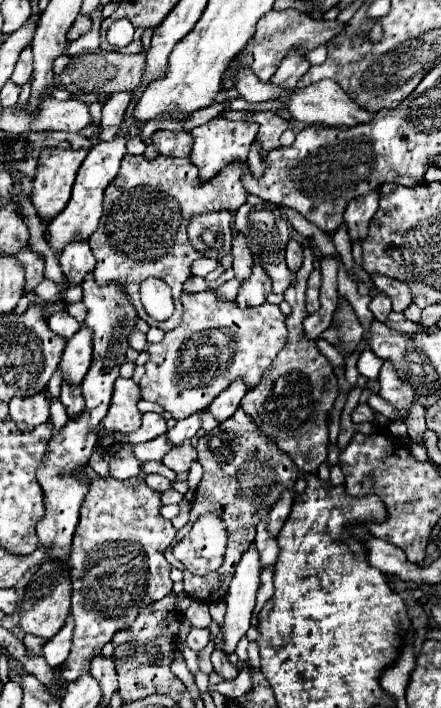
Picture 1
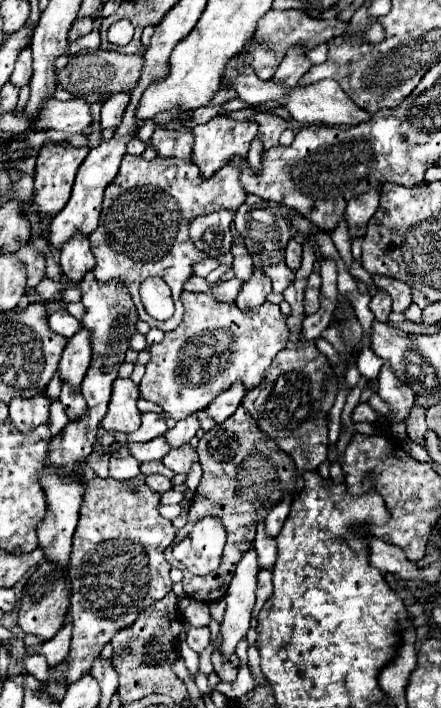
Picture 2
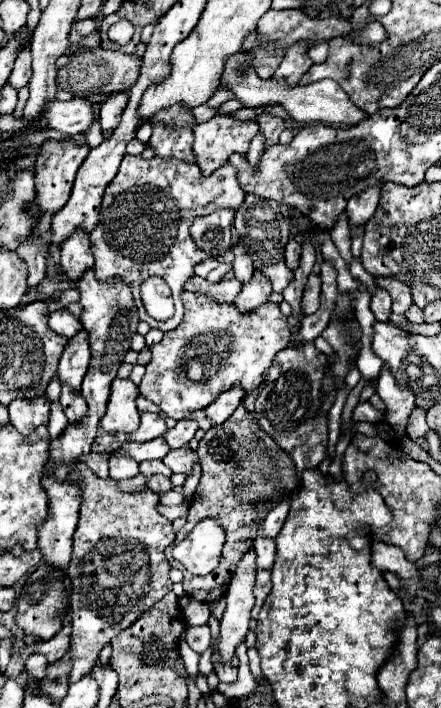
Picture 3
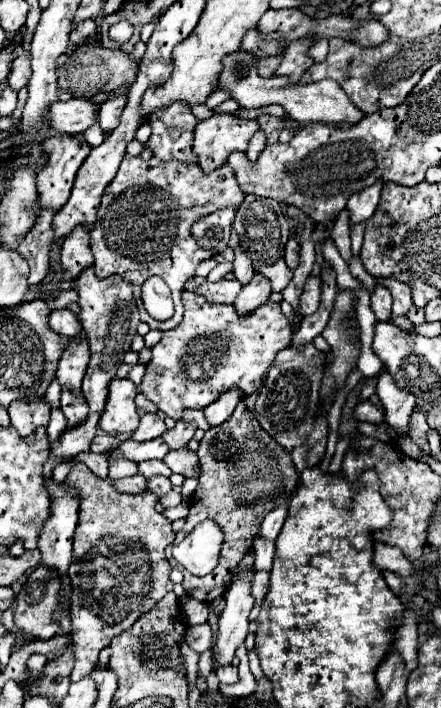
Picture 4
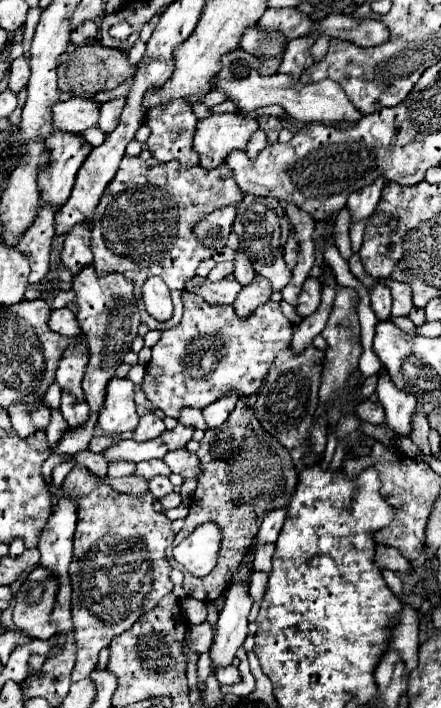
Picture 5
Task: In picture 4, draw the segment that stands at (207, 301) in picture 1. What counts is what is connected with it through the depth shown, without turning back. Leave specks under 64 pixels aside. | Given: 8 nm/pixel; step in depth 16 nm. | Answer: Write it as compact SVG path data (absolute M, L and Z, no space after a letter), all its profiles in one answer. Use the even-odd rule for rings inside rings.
M184 292L182 302L184 302L182 322L176 328L162 332L162 340L150 348L152 360L146 364L146 374L140 384L144 396L174 420L182 416L184 408L202 410L208 404L216 402L224 392L240 390L244 396L256 392L262 386L276 354L288 348L292 340L292 326L288 318L282 314L280 304L276 302L266 302L264 306L256 308L256 312L252 312L250 316L238 316L234 306L210 304L206 302L206 298L194 292Z

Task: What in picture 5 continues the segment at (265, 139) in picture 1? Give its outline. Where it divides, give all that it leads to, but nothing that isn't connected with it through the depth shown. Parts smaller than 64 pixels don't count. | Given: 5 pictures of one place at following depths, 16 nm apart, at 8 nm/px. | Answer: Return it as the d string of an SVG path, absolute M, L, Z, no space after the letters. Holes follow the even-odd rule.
M260 116L260 118L258 118L258 124L260 124L260 128L266 132L266 136L268 136L268 144L272 144L272 142L278 140L278 134L280 134L280 130L282 130L280 118Z

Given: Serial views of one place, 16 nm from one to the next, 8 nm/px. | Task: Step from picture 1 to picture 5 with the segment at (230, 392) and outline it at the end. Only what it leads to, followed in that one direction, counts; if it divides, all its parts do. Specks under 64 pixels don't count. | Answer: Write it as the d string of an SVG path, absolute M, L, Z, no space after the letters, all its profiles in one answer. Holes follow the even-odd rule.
M226 394L220 400L216 400L214 404L206 406L202 410L202 414L204 414L204 420L206 420L208 428L218 428L220 424L224 424L230 410L234 410L234 406L236 406L236 400L238 400L236 394Z

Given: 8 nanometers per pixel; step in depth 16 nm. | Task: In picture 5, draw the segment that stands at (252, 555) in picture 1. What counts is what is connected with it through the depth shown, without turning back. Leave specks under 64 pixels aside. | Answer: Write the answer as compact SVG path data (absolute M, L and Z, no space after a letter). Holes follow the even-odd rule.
M236 584L226 594L226 604L220 610L216 622L216 636L210 646L212 672L216 668L226 668L232 664L236 650L244 644L248 636L248 612L252 600L248 596L248 584Z

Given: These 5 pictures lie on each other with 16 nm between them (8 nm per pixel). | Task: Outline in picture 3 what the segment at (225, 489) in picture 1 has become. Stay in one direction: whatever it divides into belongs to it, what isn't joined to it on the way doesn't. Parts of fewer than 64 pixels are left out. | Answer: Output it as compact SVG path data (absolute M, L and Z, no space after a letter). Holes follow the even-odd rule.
M242 402L224 424L214 426L204 434L196 452L202 466L202 476L190 504L186 526L176 534L176 540L182 540L194 528L194 524L198 524L204 518L214 518L224 528L226 542L218 568L204 578L184 572L182 582L190 598L214 602L216 598L222 598L228 590L232 572L236 572L236 564L252 548L252 540L256 538L258 526L264 520L264 516L272 508L276 508L280 500L288 500L296 492L298 472L288 452L284 452L256 424L256 418L244 408Z

